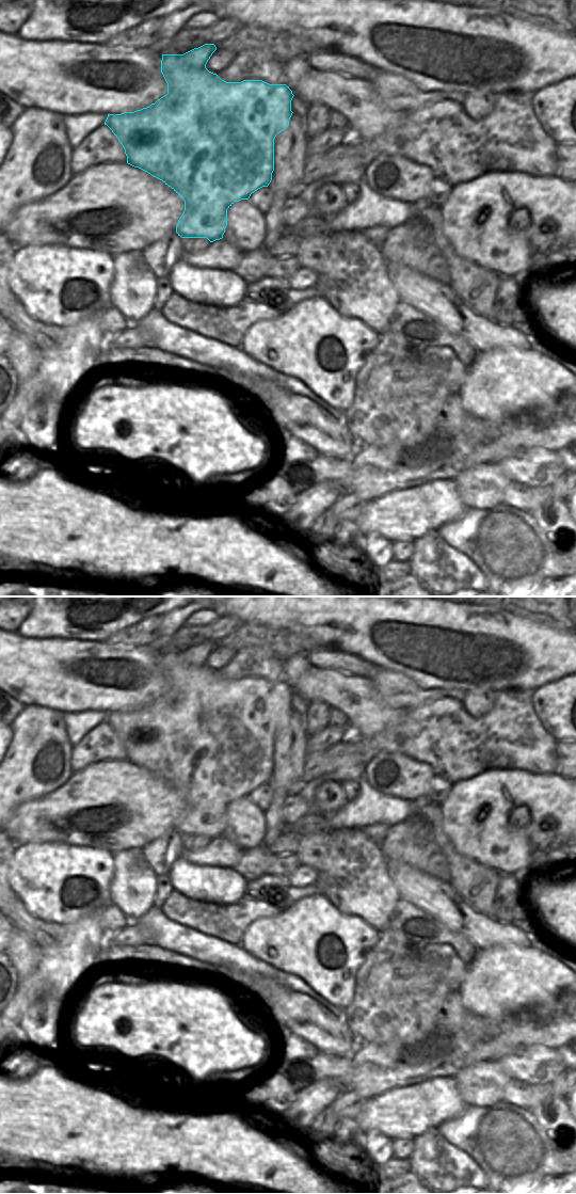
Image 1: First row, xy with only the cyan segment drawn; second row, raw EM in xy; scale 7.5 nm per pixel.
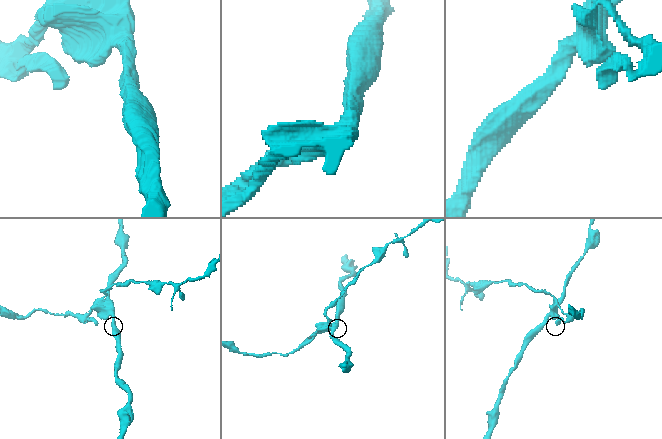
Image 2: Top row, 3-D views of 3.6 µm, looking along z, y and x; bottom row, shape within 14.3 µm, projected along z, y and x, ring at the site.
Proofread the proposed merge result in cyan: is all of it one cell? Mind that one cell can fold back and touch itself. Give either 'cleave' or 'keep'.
cleave

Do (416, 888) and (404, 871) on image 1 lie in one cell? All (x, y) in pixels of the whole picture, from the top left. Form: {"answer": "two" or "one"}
{"answer": "one"}

